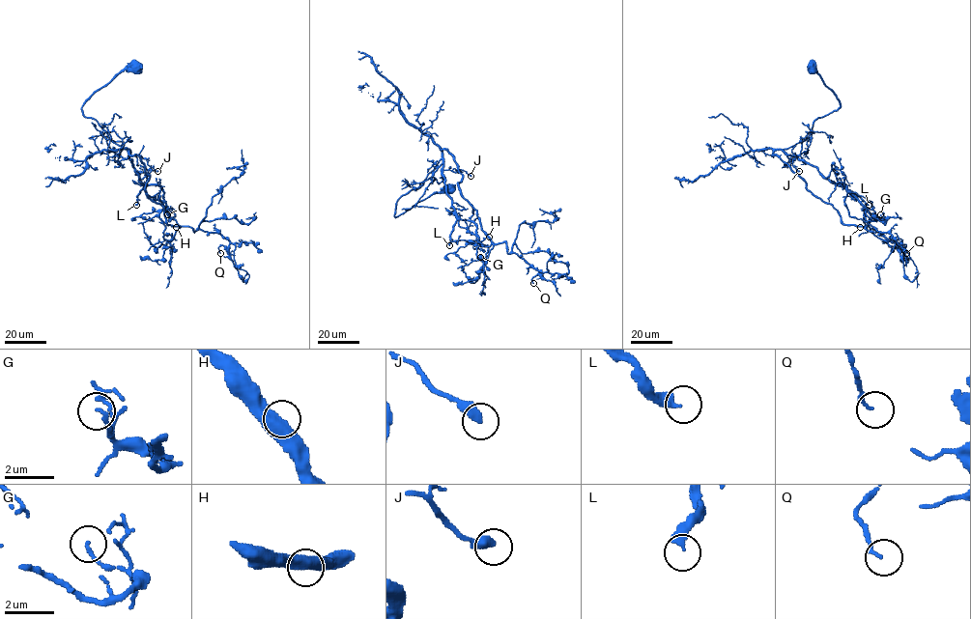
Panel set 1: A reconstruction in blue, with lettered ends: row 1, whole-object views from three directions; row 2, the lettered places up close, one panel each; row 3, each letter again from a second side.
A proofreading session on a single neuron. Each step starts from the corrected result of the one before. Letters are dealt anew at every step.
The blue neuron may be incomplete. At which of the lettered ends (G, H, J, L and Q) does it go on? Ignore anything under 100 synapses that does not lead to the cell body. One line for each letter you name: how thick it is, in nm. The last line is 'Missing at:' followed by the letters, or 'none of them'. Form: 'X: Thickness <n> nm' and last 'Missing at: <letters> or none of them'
L: Thickness 400 nm
Missing at: L

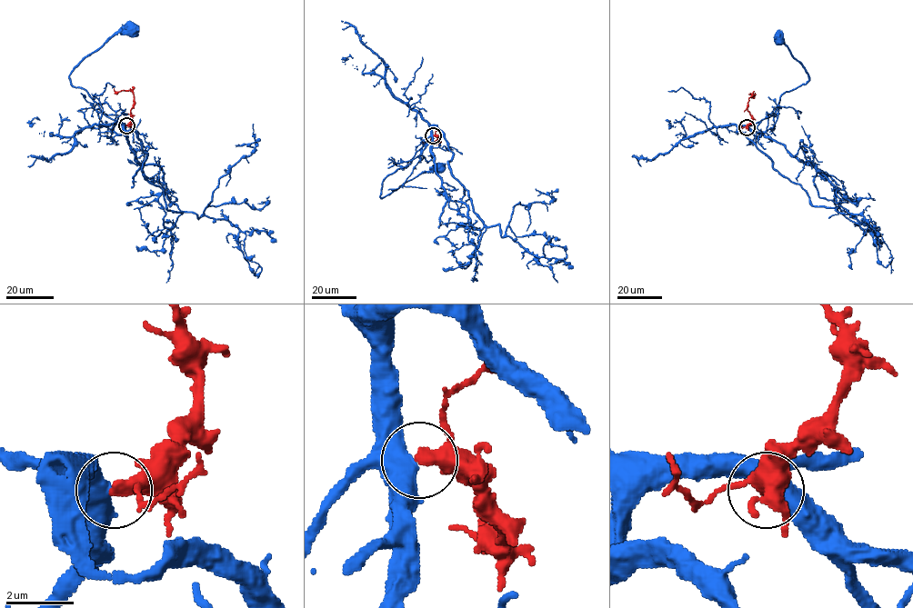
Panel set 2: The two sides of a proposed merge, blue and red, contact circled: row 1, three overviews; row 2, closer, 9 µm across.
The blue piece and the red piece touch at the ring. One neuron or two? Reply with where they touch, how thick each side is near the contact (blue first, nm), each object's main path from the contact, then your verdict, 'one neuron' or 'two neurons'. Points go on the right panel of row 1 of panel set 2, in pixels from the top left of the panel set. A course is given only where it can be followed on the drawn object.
place (747, 127); calibres 480 and 320 nm; course blue (747, 127), (772, 114), (785, 92), (808, 80), (807, 71), (783, 40), (778, 39); course red (747, 127), (751, 121), (747, 109), (748, 98), (755, 93); two neurons

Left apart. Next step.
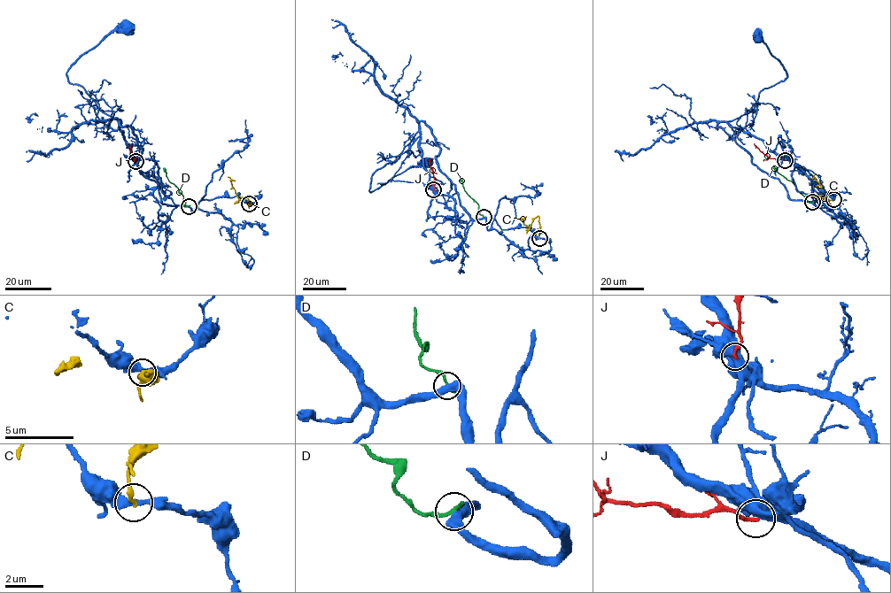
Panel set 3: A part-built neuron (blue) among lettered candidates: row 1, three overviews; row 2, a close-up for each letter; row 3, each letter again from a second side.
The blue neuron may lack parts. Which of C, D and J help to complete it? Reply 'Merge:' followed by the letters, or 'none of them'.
Merge: none of them

